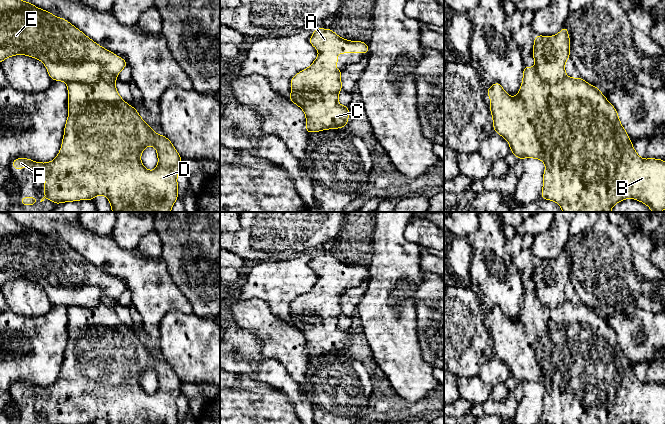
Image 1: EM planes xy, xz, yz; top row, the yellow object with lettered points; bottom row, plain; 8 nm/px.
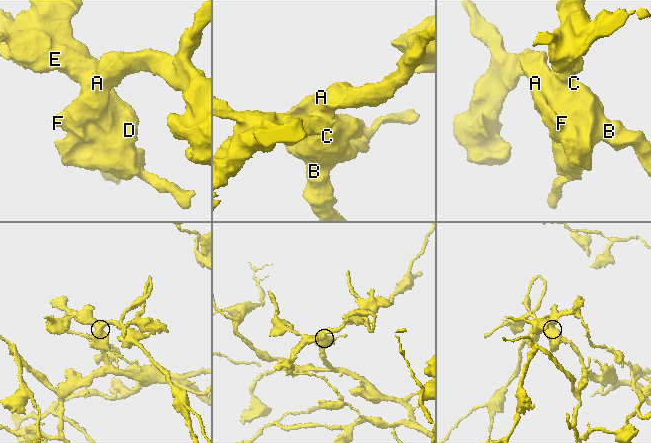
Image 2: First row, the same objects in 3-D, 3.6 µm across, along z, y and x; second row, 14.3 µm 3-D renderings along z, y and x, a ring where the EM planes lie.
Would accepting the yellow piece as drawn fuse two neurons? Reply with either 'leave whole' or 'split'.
split

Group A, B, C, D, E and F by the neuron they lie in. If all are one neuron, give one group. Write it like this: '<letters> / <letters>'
A B C D F / E

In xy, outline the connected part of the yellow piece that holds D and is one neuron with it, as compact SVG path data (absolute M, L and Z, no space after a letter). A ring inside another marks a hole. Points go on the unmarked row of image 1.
M103 297L100 301L100 304L96 307L93 308L85 308L85 307L80 307L80 306L68 306L67 307L67 313L68 313L68 337L69 340L66 344L66 348L65 348L65 352L64 352L64 360L62 363L62 369L60 372L60 375L57 379L57 381L52 384L51 386L47 386L47 387L41 387L41 386L34 386L32 383L28 383L28 382L17 382L14 383L12 385L12 390L15 394L18 394L20 392L29 392L32 395L32 398L36 401L39 402L41 404L44 404L46 402L50 402L51 405L49 407L43 407L43 414L45 416L45 420L41 423L44 424L45 422L49 423L49 424L93 424L95 422L96 419L104 419L108 422L108 424L178 424L178 407L177 407L177 400L180 396L180 387L181 387L181 380L178 378L177 374L174 372L172 366L166 362L164 359L158 359L139 339L139 337L137 336L137 334L132 331L131 329L129 329L128 327L126 327L121 320L118 318L117 314L116 314L116 303L117 303L118 299L113 299L111 297ZM148 369L152 369L156 375L157 375L157 381L158 381L158 388L157 391L153 394L153 395L149 395L147 392L145 392L141 386L141 377L145 374L145 372Z

